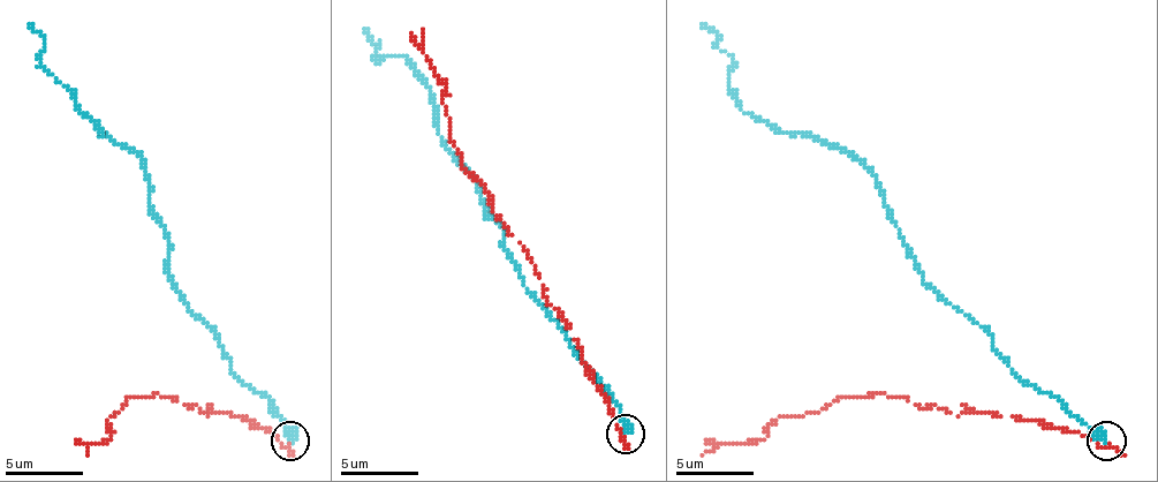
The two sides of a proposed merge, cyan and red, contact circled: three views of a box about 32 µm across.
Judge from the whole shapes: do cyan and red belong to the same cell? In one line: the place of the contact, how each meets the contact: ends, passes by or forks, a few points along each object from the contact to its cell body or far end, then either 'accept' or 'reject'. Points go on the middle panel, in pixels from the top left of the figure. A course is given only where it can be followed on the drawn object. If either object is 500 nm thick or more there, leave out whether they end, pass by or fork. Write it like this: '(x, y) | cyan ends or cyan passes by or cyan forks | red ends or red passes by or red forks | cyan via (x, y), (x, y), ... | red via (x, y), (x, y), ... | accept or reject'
(625, 434) | cyan via (625, 432), (612, 393), (504, 250), (418, 72), (403, 55), (376, 60), (364, 29) | red via (625, 436), (527, 250), (461, 165), (446, 91), (423, 52), (423, 29) | reject

